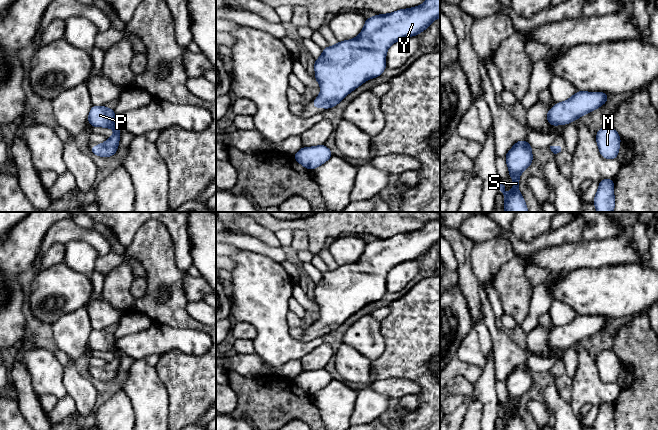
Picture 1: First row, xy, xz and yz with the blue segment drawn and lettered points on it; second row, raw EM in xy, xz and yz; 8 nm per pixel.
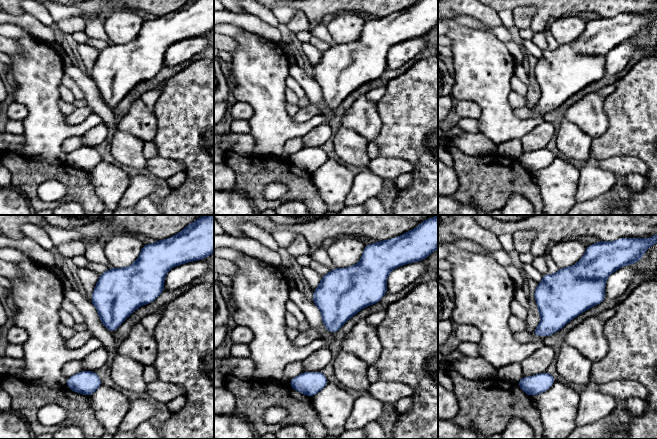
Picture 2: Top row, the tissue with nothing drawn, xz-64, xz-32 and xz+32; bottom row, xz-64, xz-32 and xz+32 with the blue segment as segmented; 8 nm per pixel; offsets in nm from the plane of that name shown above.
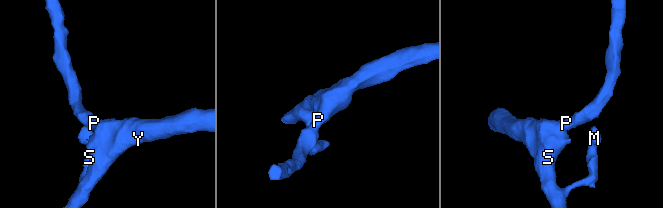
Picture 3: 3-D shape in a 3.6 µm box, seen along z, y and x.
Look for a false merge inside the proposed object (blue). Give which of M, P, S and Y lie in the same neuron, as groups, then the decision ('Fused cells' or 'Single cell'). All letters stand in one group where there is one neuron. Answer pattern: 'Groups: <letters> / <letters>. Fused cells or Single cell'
Groups: M P S Y. Single cell

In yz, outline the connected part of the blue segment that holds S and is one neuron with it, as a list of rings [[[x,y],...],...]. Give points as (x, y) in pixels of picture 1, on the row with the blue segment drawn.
[[[526,139],[517,141],[505,155],[509,175],[513,180],[513,189],[506,194],[505,186],[500,183],[500,191],[504,195],[504,212],[529,212],[518,186],[520,175],[533,162],[532,148]]]

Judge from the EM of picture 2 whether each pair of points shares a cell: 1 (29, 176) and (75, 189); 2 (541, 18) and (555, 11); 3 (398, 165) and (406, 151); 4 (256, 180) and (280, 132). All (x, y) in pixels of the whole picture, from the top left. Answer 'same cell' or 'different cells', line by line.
1: same cell
2: same cell
3: different cells
4: different cells

